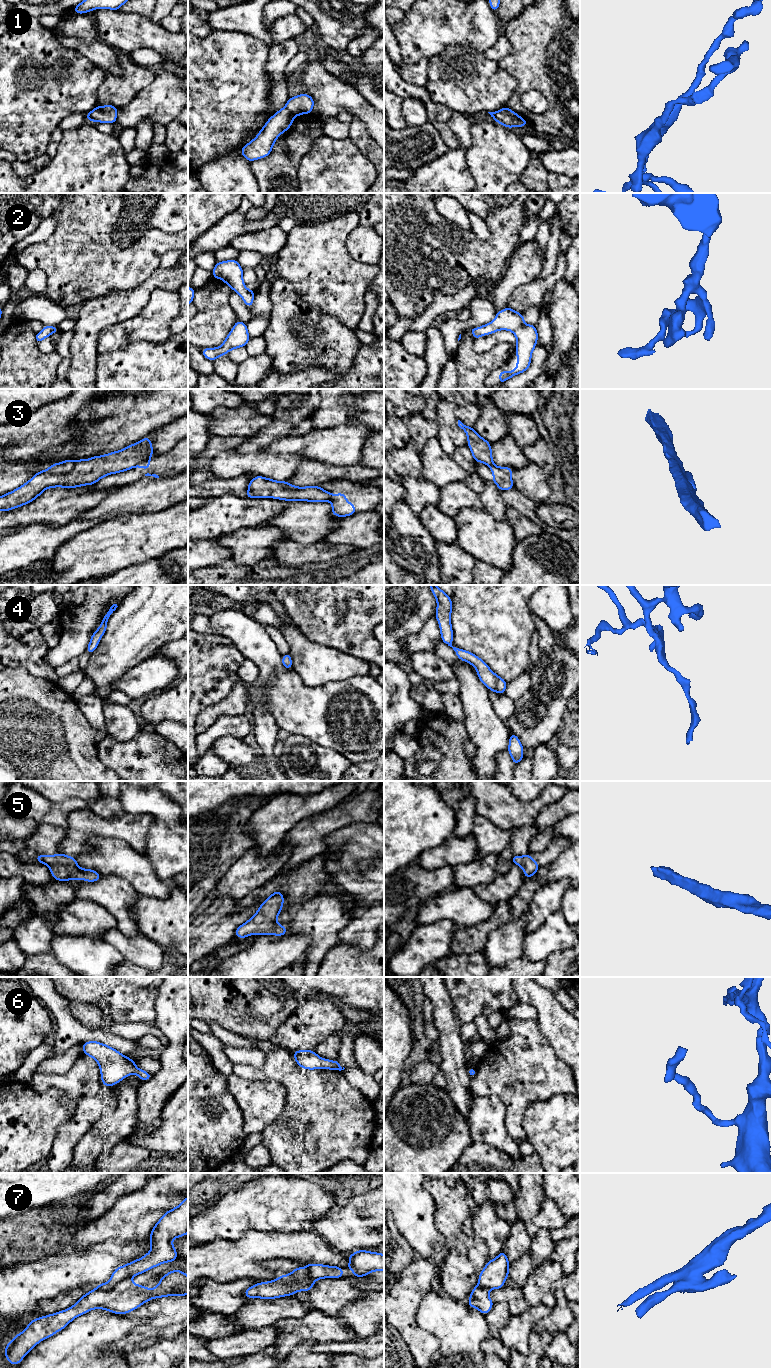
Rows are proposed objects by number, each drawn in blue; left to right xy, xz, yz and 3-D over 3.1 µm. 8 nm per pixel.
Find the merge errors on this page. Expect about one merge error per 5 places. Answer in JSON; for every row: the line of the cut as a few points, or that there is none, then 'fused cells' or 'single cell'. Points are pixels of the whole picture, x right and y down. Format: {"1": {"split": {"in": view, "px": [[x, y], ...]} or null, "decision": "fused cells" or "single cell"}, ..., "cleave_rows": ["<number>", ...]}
{"1": {"split": {"in": "xz", "px": [[284, 107], [294, 116]]}, "decision": "fused cells"}, "2": {"split": null, "decision": "single cell"}, "3": {"split": {"in": "xy", "px": [[149, 457], [134, 466]]}, "decision": "fused cells"}, "4": {"split": null, "decision": "single cell"}, "5": {"split": null, "decision": "single cell"}, "6": {"split": null, "decision": "single cell"}, "7": {"split": {"in": "xy", "px": [[130, 1277], [120, 1280], [108, 1289], [97, 1288]]}, "decision": "fused cells"}, "cleave_rows": ["1", "3", "7"]}

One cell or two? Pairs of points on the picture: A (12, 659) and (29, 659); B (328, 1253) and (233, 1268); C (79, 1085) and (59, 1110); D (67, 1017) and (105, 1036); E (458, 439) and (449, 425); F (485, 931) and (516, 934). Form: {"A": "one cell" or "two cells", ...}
{"A": "one cell", "B": "one cell", "C": "two cells", "D": "one cell", "E": "one cell", "F": "two cells"}

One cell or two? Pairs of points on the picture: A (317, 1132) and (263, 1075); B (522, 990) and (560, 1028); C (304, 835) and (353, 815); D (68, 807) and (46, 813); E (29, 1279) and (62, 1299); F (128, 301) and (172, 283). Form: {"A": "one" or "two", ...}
{"A": "one", "B": "one", "C": "one", "D": "one", "E": "two", "F": "one"}

